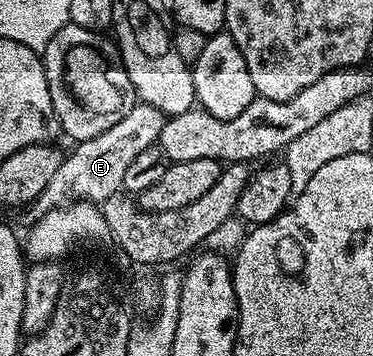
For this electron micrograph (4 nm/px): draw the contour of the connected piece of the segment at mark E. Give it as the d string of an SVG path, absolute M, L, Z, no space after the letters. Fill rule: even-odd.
M138 102L127 110L124 120L112 124L108 132L100 132L100 136L92 136L92 140L77 143L71 154L67 153L62 159L60 168L56 168L56 176L48 180L48 188L40 192L35 202L31 202L28 213L38 220L45 219L49 210L65 207L71 200L85 200L101 204L108 196L119 193L124 184L124 175L132 160L144 152L144 148L157 143L160 132L168 120L167 115L161 114L147 102Z

